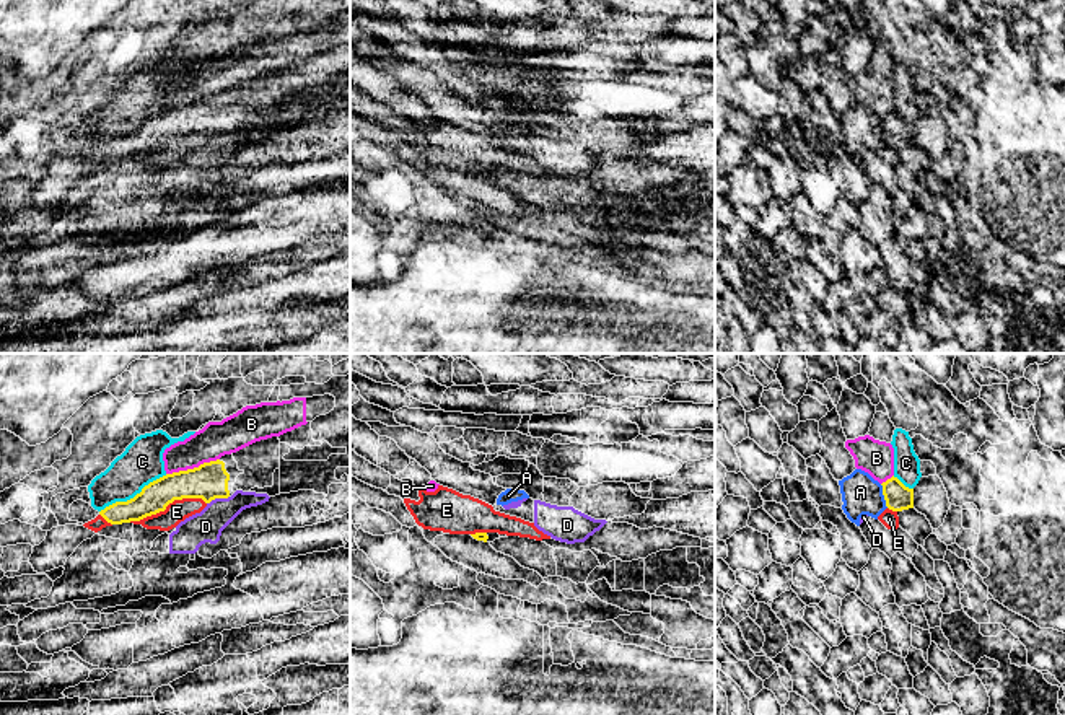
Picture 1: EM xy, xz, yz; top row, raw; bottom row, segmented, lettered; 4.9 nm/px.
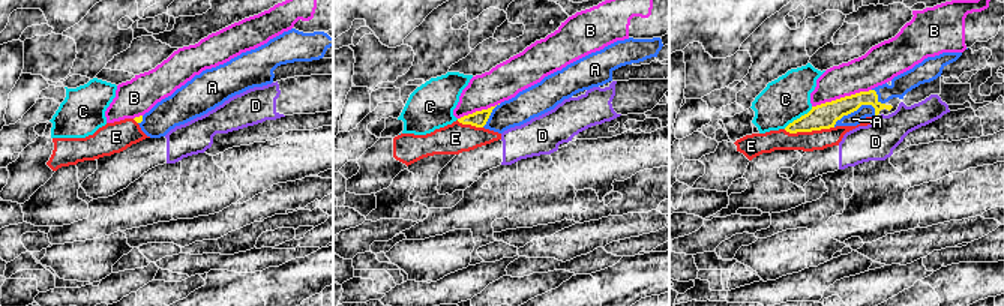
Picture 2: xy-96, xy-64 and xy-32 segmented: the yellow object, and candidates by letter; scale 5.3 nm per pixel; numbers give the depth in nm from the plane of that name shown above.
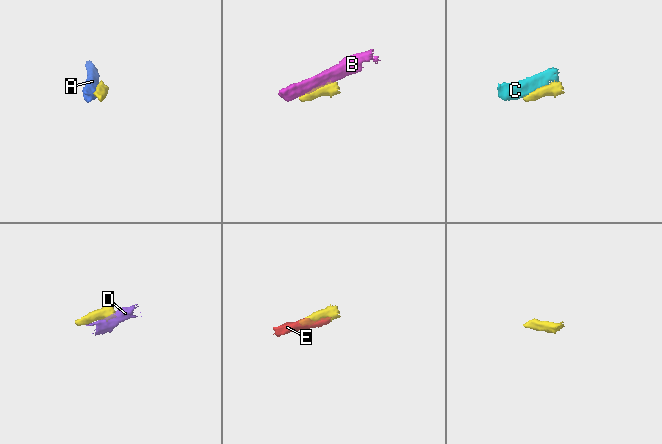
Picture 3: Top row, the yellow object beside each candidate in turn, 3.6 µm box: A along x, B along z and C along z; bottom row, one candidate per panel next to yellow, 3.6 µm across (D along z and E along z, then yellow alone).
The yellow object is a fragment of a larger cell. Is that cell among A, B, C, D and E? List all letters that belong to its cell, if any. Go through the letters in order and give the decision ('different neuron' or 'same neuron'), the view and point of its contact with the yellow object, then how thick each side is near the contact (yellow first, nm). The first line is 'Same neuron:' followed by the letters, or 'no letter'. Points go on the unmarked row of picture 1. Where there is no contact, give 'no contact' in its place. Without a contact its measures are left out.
Same neuron: E
A: different neuron | yz (883, 129) | 130/190 nm
B: different neuron | xy (194, 103) | 180/180 nm
C: different neuron | xy (134, 132) | 150/200 nm
D: different neuron | xy (217, 132) | 180/160 nm
E: same neuron | xy (166, 140) | 180/110 nm

